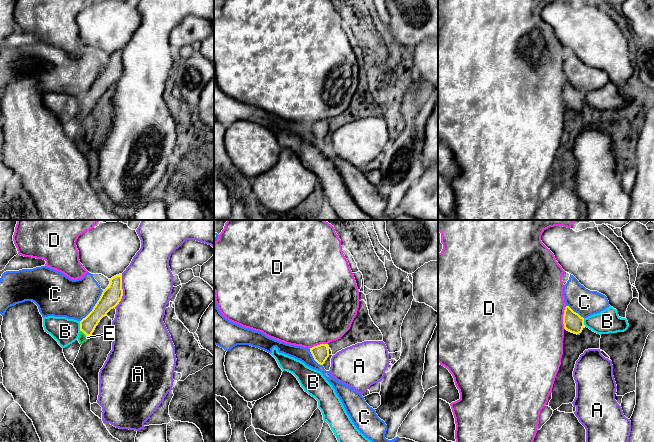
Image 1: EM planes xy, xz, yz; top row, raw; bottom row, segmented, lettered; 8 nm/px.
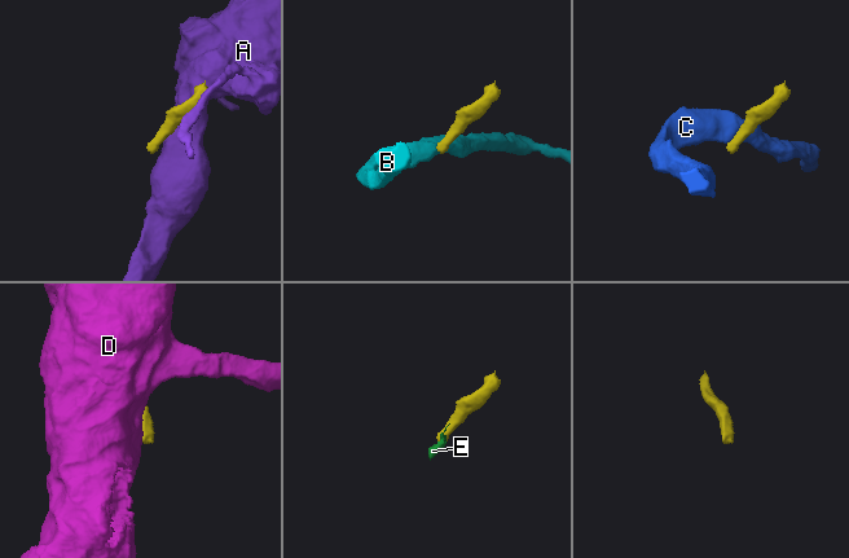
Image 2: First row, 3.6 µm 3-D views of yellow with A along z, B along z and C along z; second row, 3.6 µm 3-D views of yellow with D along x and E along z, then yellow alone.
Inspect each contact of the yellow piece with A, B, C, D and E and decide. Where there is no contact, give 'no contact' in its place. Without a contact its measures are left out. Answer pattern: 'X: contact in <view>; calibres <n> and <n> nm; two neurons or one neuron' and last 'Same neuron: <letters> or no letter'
A: contact in xy; calibres 160 and 420 nm; two neurons
B: contact in xy; calibres 130 and 220 nm; two neurons
C: contact in xy; calibres 160 and 320 nm; two neurons
D: contact in yz; calibres 160 and 500 nm; two neurons
E: contact in xy; calibres 130 and 70 nm; one neuron
Same neuron: E

